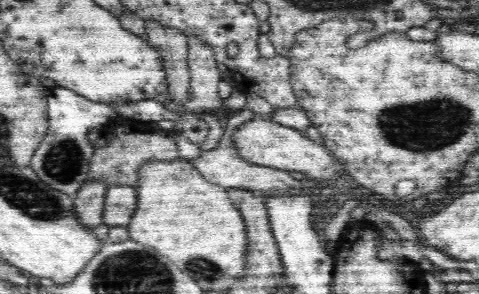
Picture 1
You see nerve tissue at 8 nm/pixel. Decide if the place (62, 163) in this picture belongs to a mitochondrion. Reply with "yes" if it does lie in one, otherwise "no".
yes

